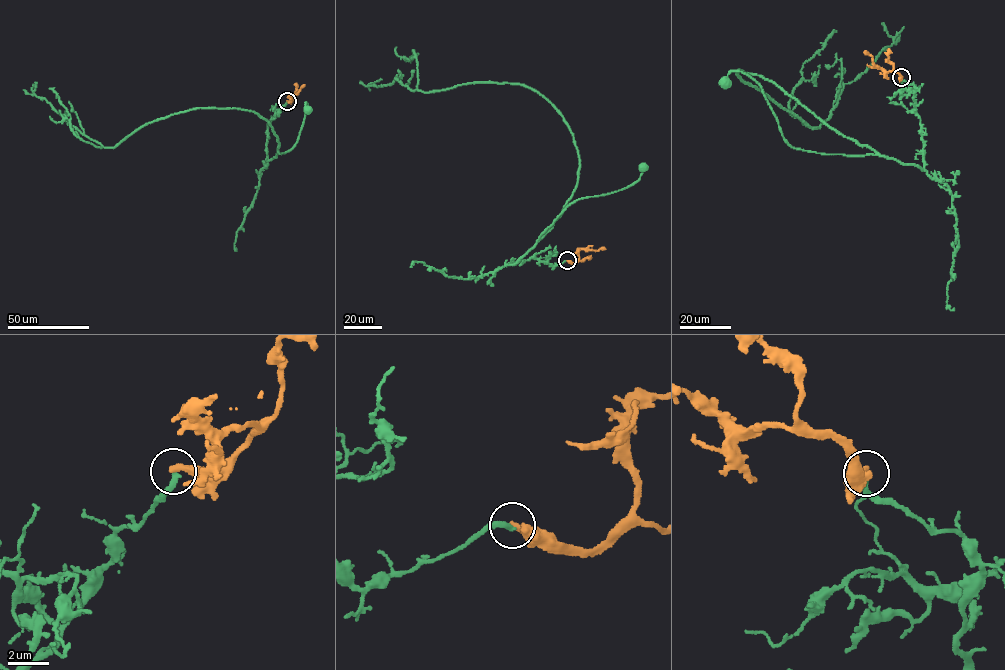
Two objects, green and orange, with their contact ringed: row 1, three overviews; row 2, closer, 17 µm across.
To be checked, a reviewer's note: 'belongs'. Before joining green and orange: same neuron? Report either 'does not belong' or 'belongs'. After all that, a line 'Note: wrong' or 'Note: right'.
does not belong
Note: wrong

